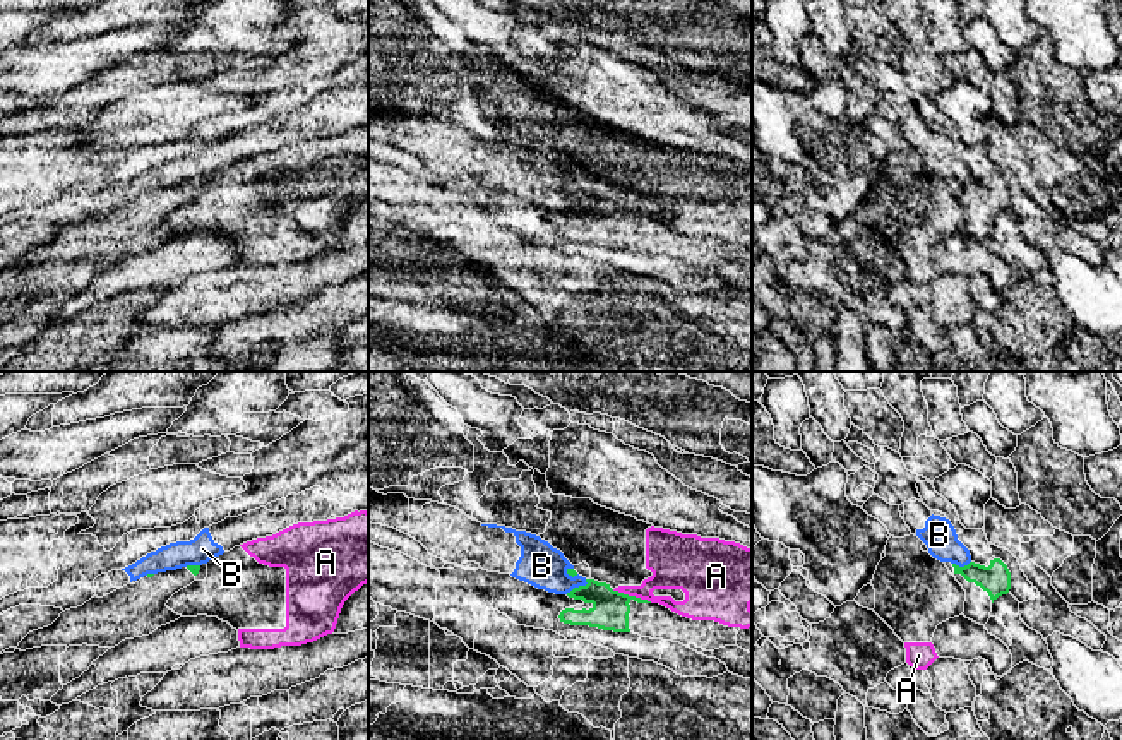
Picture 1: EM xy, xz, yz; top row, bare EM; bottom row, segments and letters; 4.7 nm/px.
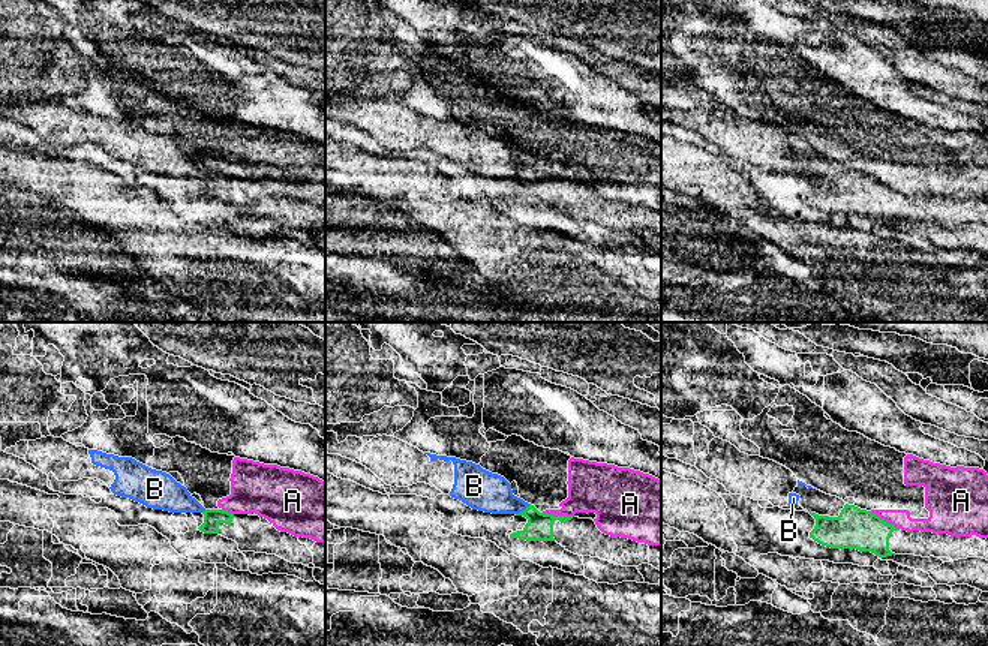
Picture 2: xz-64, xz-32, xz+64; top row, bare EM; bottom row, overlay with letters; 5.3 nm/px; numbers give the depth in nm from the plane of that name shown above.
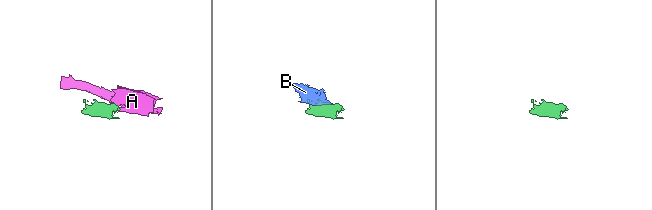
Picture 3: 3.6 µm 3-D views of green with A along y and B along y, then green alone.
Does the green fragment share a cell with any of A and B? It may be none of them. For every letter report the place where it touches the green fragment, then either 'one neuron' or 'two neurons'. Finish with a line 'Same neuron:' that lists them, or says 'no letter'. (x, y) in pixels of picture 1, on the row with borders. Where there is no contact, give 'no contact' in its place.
A: xz (632, 596) | two neurons
B: xz (579, 586) | two neurons
Same neuron: no letter

